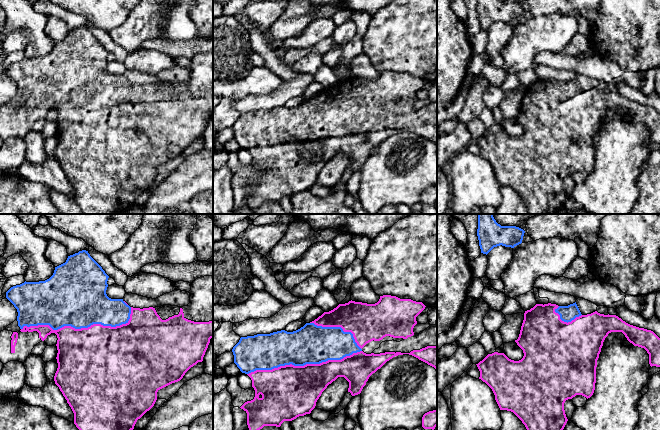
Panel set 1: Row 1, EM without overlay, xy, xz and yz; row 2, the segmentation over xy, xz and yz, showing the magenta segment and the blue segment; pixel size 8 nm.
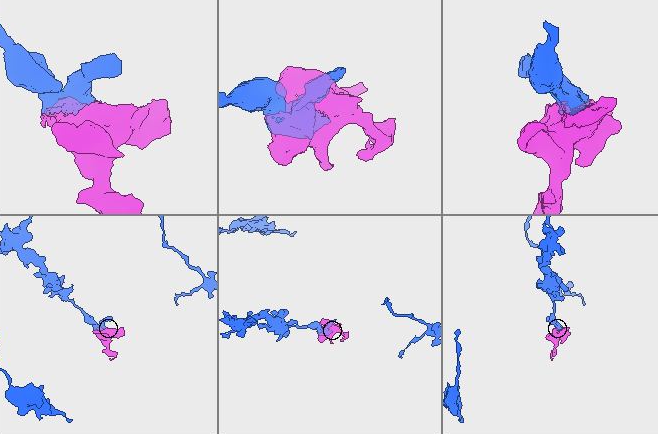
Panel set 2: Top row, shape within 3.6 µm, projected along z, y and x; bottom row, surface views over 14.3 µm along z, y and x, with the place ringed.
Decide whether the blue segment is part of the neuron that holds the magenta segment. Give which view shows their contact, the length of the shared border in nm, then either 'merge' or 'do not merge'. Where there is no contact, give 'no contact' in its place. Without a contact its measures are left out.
xz | 950 nm | merge

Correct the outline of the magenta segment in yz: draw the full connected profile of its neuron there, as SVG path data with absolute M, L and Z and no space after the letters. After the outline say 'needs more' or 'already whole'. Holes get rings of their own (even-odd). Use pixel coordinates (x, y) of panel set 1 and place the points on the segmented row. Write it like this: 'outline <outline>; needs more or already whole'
outline M576 302L568 306L558 306L556 304L548 303L544 305L536 304L533 308L525 311L524 313L524 320L521 326L519 337L517 340L515 340L517 345L523 350L523 358L519 361L514 361L509 359L504 353L494 352L492 354L488 354L482 361L476 364L480 371L479 379L485 382L492 389L500 410L513 412L522 421L527 430L563 430L568 421L564 410L565 401L572 399L576 395L582 395L588 399L594 393L597 360L599 358L603 342L611 332L622 332L630 343L632 343L634 346L644 348L647 351L649 354L649 364L651 367L660 367L660 338L653 331L630 325L616 315L604 315L598 313L597 311L591 314L582 315Z; needs more

